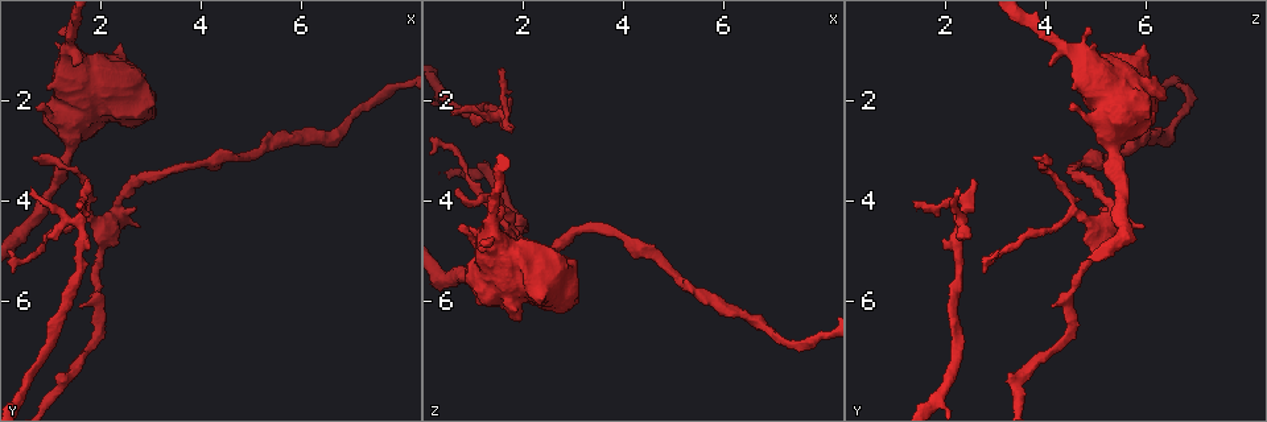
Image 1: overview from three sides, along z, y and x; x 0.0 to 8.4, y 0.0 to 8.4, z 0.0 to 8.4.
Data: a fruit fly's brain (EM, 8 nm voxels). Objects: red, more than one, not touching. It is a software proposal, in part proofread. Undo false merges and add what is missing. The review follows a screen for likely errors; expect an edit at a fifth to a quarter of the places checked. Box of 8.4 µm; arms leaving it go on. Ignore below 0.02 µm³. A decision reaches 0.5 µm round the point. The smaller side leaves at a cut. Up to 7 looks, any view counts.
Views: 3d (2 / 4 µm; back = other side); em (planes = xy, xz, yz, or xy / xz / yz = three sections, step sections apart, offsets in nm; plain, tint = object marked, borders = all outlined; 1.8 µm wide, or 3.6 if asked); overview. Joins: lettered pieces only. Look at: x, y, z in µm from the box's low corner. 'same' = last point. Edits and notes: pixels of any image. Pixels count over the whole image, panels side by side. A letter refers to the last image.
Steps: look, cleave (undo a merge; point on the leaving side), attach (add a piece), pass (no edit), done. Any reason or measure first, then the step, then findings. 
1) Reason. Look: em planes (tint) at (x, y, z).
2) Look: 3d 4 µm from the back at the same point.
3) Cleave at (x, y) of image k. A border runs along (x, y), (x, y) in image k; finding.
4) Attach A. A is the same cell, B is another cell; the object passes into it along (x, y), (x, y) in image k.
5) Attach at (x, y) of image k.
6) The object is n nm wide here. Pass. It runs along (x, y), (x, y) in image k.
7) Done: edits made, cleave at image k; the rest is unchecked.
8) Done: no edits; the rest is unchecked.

Branch stops here. Look: em xy step 8 (borders) at (1.00, 4.80, 2.50).

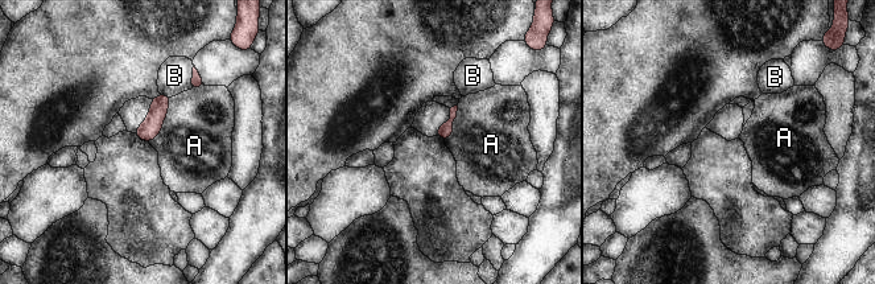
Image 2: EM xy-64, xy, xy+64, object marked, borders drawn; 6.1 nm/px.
Look: em planes (borders) at the same point.

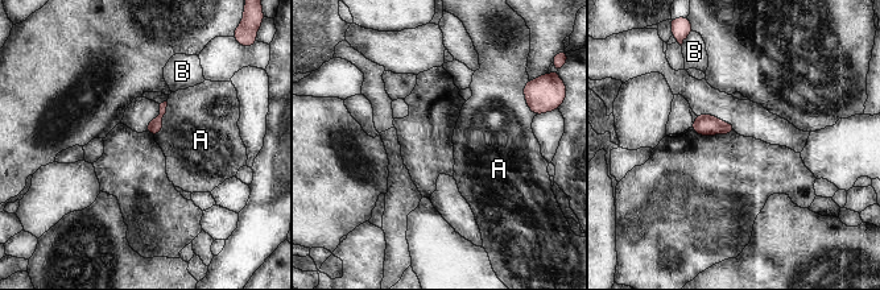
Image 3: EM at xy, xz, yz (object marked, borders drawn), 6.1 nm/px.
Pass. A and B are other cells; none of them fits.

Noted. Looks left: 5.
An open end. Look: 3d 4 µm at (1.00, 1.80, 4.55).

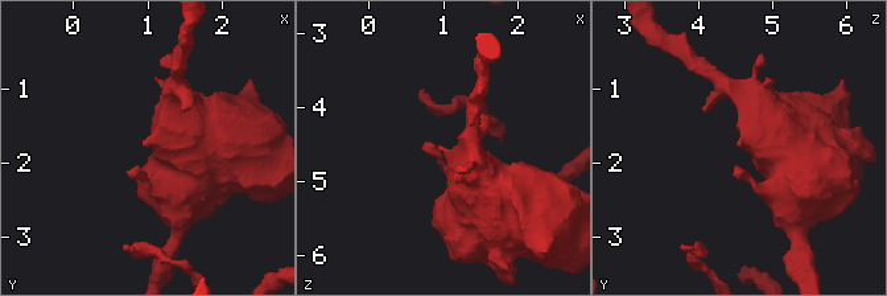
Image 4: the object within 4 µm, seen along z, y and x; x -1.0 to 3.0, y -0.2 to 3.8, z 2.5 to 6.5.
Look: em planes (borders) at (0.90, 1.75, 4.50).

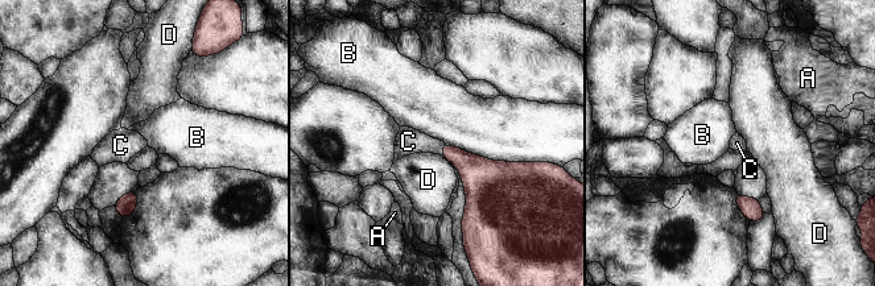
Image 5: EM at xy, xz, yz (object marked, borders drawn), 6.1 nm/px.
Attach C. C is the same cell, A, B and D are other cells; the object passes into it along (475, 171), (442, 149), (408, 141) in image 5; the neuron continues.

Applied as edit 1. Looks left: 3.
Done: edits made, attach at image 5; the rest is unchecked.

